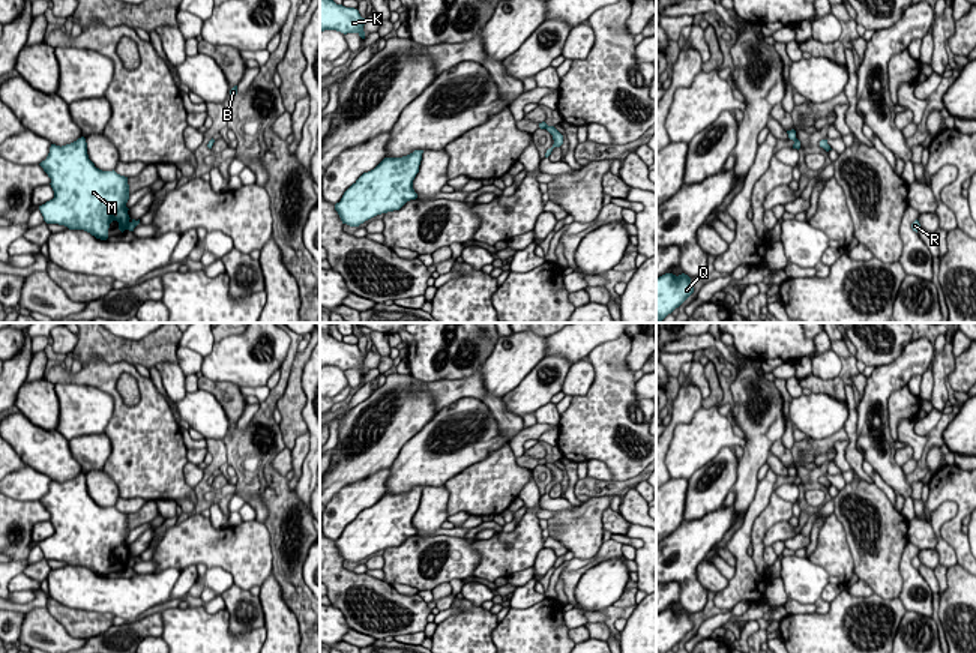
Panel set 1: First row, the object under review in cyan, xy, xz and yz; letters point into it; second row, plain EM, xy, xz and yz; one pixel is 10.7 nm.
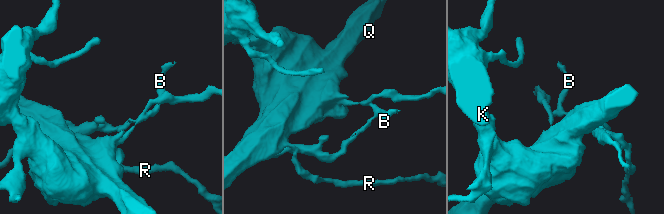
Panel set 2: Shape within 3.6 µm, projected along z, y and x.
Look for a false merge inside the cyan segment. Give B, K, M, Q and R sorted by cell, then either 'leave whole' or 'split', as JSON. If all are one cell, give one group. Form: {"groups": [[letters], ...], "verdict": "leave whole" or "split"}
{"groups": [["B"], ["K", "M", "Q", "R"]], "verdict": "split"}

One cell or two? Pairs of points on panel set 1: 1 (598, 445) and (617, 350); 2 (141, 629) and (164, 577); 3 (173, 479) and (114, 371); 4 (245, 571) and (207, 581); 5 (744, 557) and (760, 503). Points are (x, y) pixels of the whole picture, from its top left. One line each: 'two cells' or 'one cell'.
1: one cell
2: two cells
3: one cell
4: two cells
5: one cell

